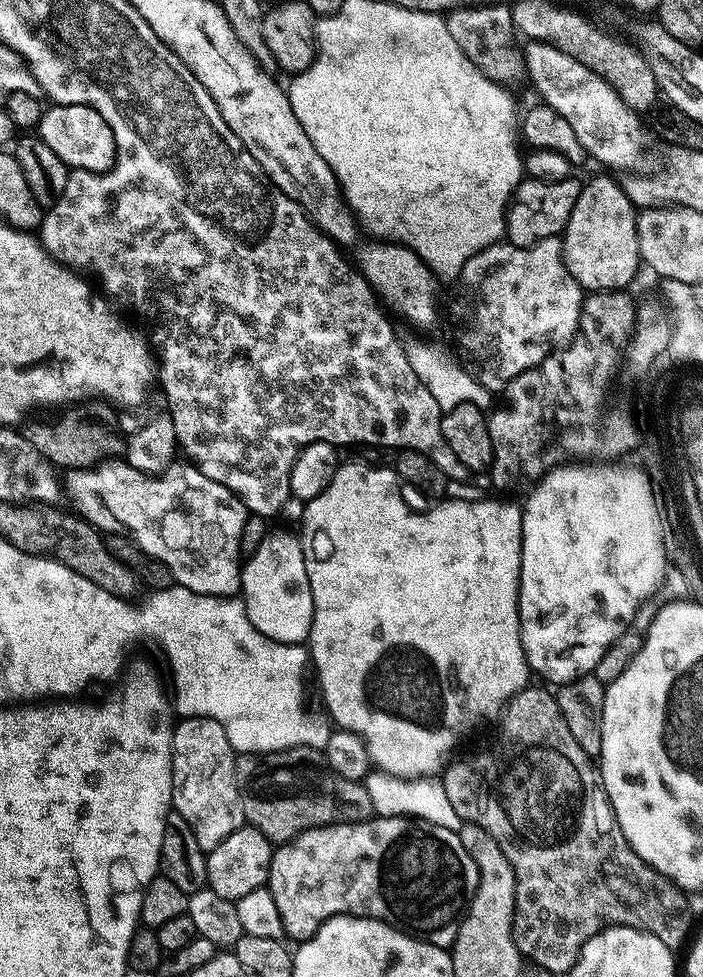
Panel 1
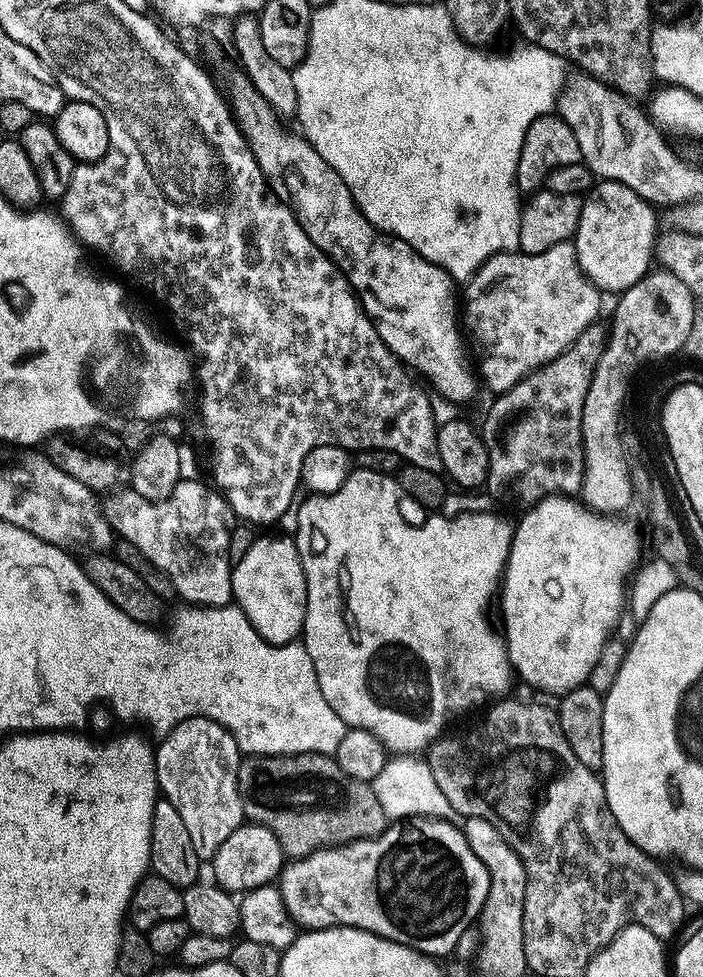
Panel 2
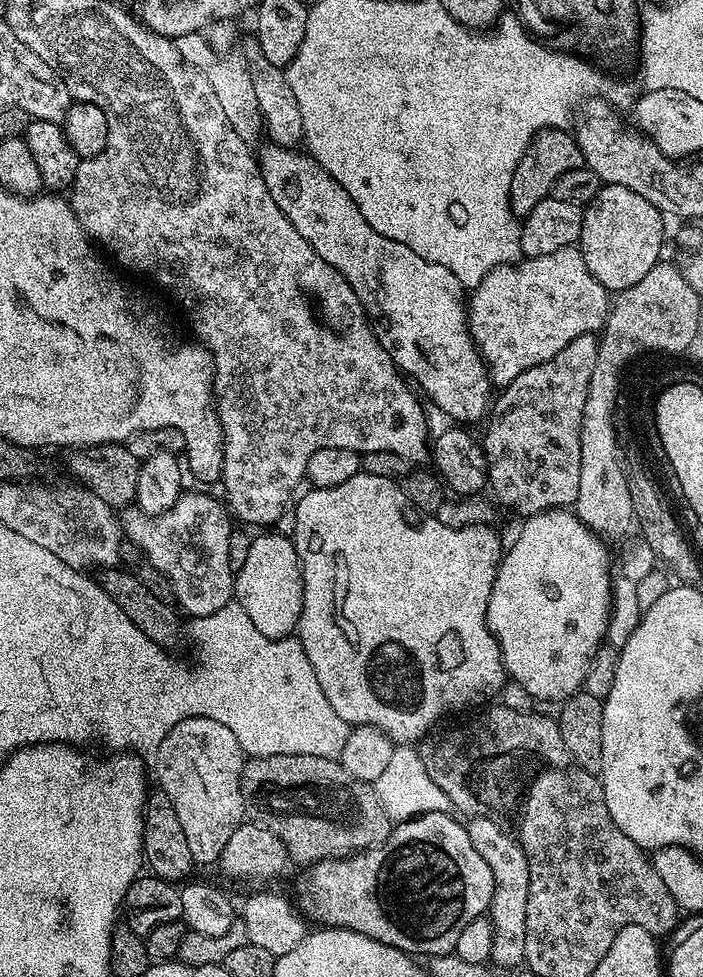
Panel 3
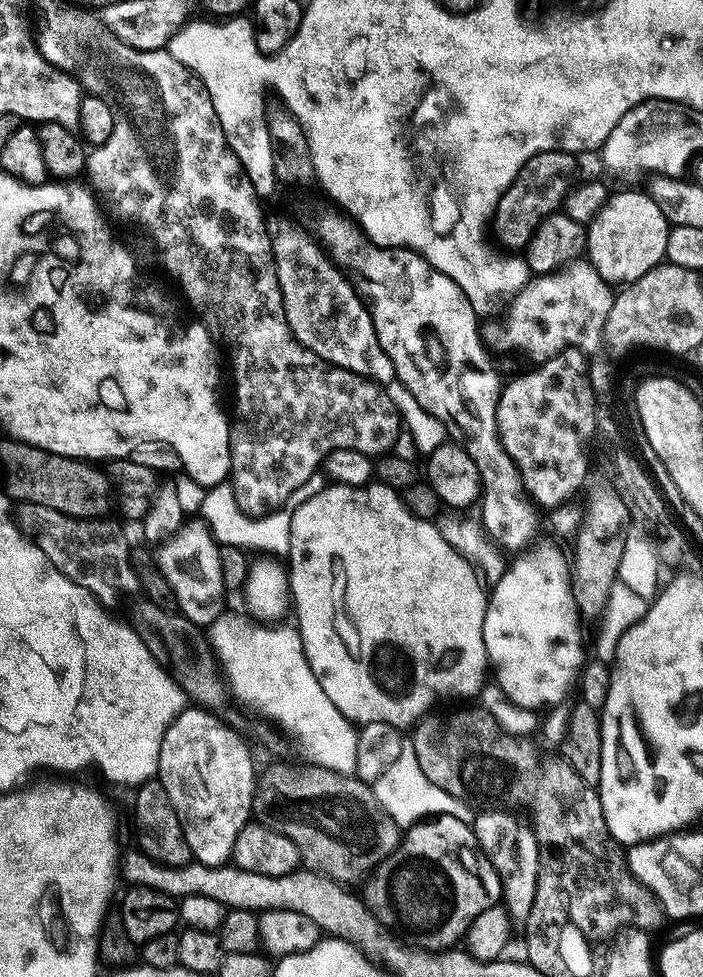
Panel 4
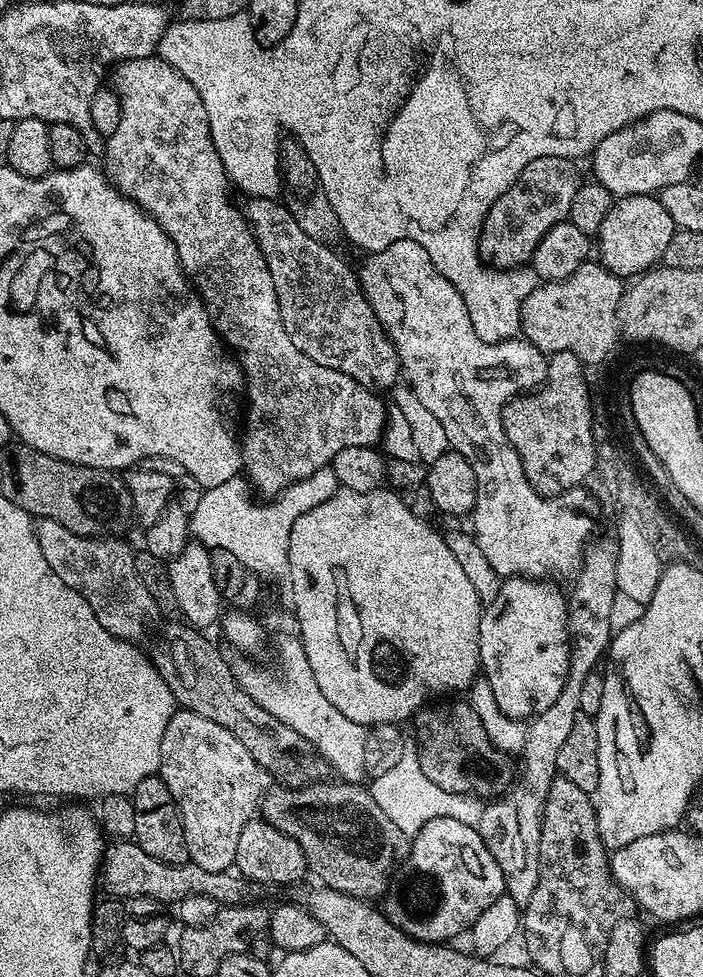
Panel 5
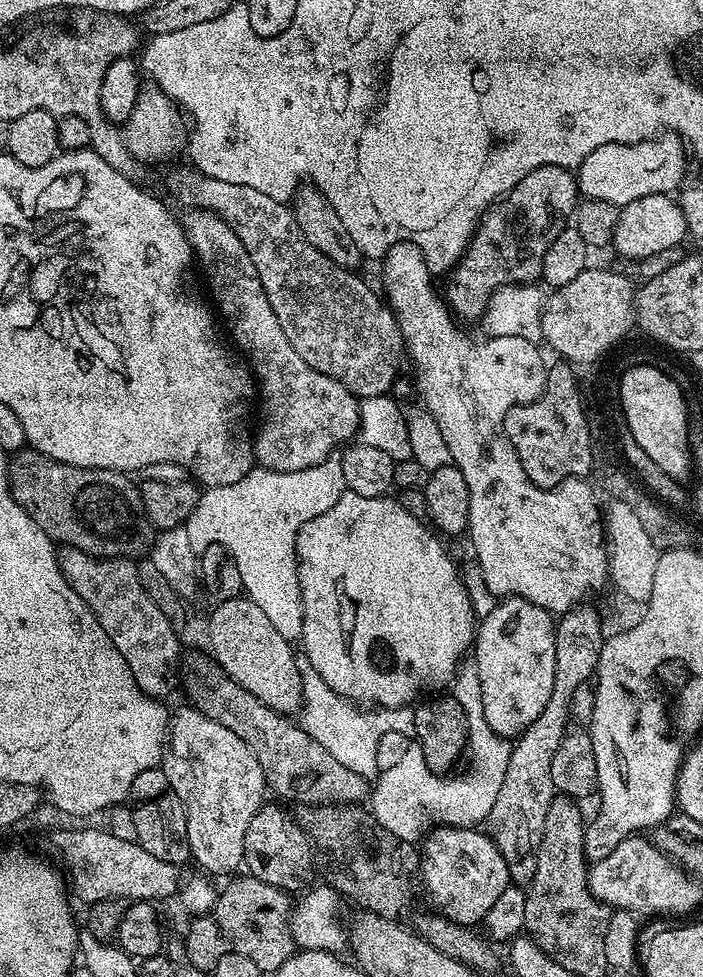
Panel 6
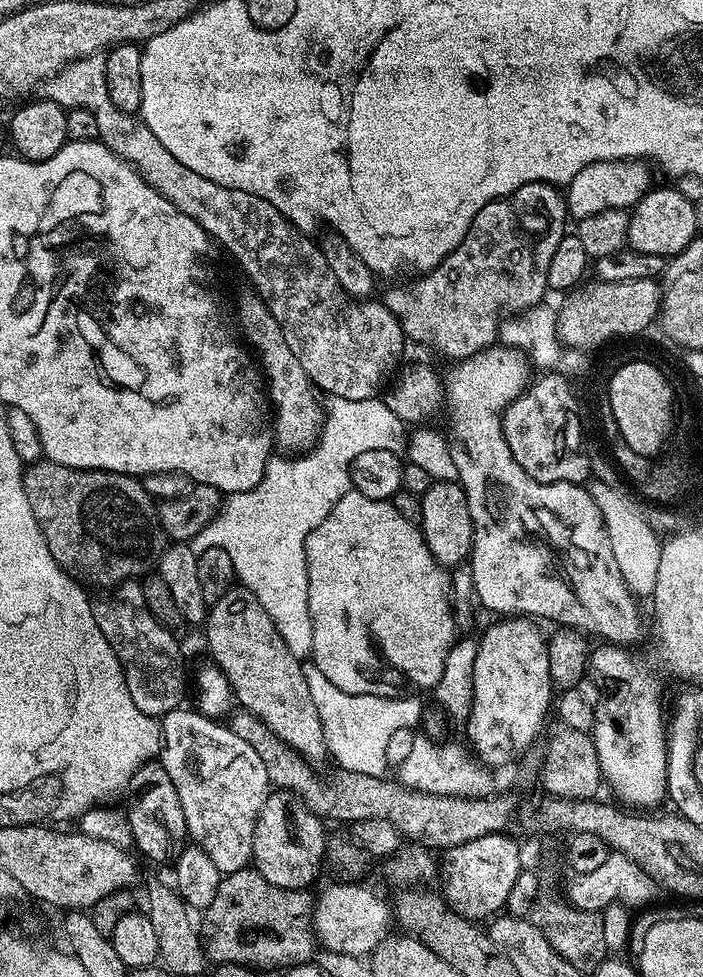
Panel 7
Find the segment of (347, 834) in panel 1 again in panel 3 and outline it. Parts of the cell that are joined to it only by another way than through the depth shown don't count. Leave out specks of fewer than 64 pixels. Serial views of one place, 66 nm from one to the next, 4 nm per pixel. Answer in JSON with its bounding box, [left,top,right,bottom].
[294,823,416,954]

